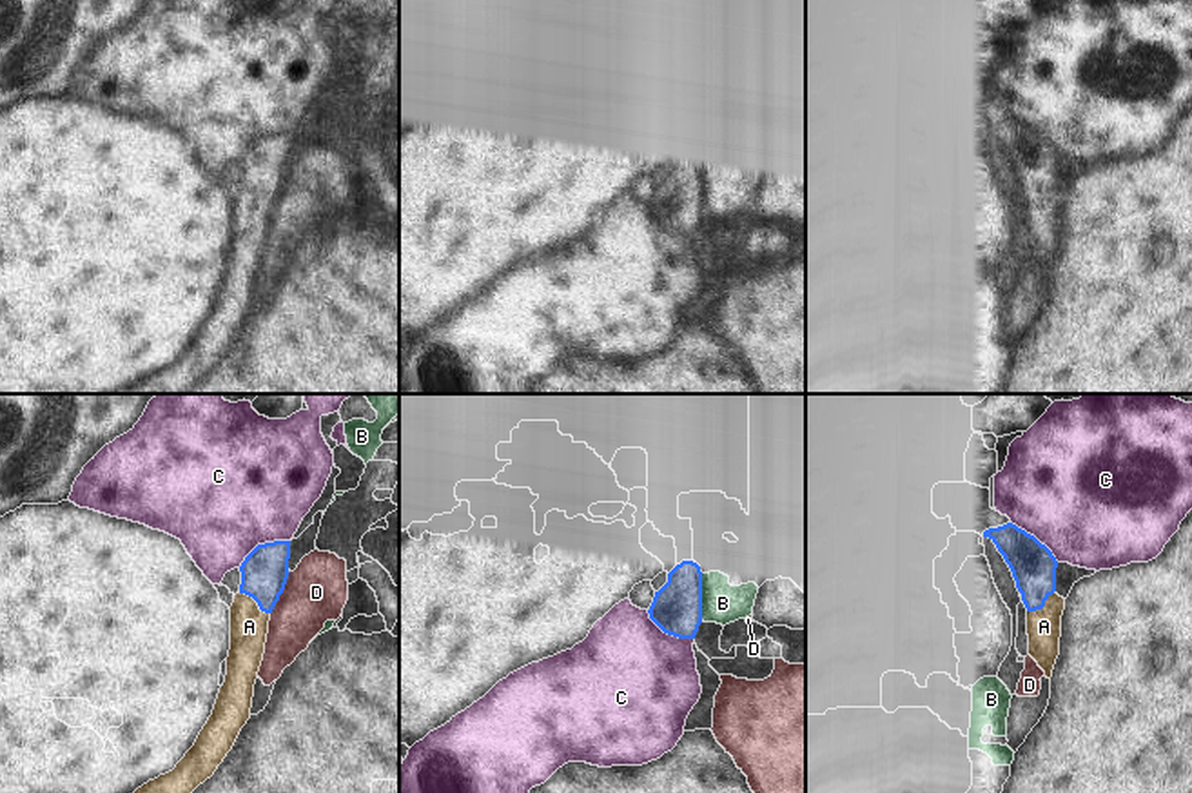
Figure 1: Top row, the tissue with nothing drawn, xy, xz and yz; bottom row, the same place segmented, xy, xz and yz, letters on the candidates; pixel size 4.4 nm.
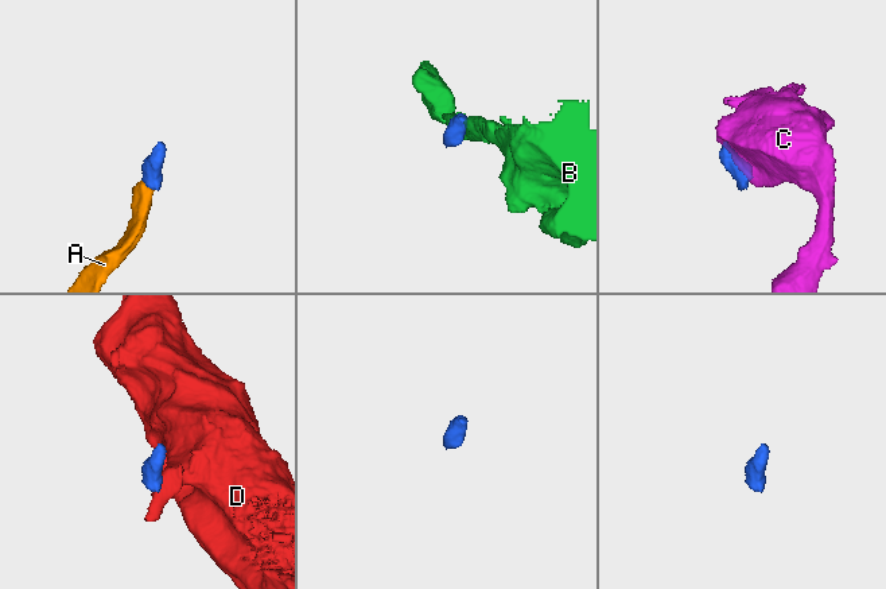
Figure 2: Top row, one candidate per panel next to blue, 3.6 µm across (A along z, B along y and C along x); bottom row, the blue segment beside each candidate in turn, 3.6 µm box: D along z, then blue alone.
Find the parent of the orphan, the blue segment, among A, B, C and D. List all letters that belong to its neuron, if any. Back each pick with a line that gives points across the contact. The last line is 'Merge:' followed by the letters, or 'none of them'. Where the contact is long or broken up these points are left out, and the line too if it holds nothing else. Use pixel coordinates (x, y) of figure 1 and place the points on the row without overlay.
A: runs through xy (265, 164), (254, 193), (249, 220)
Merge: A

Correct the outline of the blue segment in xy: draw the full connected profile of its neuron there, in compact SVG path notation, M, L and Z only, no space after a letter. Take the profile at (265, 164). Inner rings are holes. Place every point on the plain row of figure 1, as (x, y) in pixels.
M290 134L258 138L241 156L241 178L230 200L230 243L227 269L220 281L212 308L200 325L194 339L176 361L138 381L125 394L185 394L192 385L214 368L232 343L241 321L250 312L254 278L265 247L270 207L279 194L288 172Z

